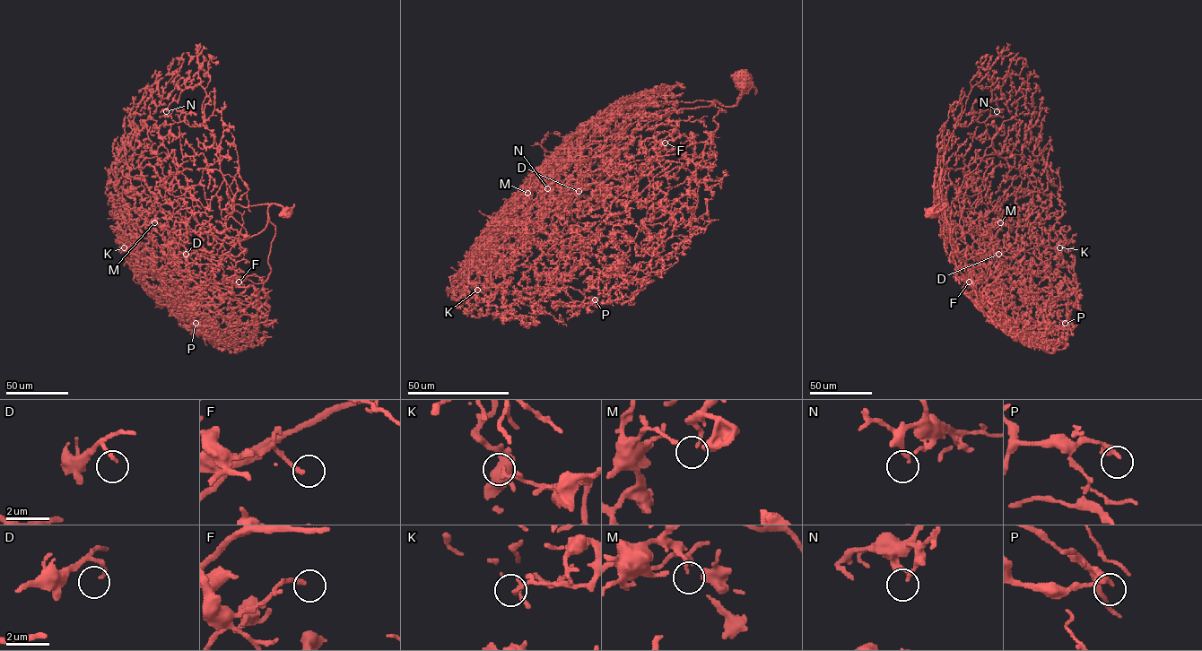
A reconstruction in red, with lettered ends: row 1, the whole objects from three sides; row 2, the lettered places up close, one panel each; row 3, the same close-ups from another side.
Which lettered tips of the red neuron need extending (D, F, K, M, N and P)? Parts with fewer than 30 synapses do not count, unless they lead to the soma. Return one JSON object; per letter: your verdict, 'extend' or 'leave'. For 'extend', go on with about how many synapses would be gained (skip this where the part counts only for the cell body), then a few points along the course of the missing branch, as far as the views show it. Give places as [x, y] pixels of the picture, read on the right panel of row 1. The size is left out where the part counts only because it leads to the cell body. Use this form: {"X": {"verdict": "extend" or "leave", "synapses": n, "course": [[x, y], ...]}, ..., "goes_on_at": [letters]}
{"D": {"verdict": "leave"}, "F": {"verdict": "leave"}, "K": {"verdict": "leave"}, "M": {"verdict": "leave"}, "N": {"verdict": "leave"}, "P": {"verdict": "leave"}, "goes_on_at": []}

